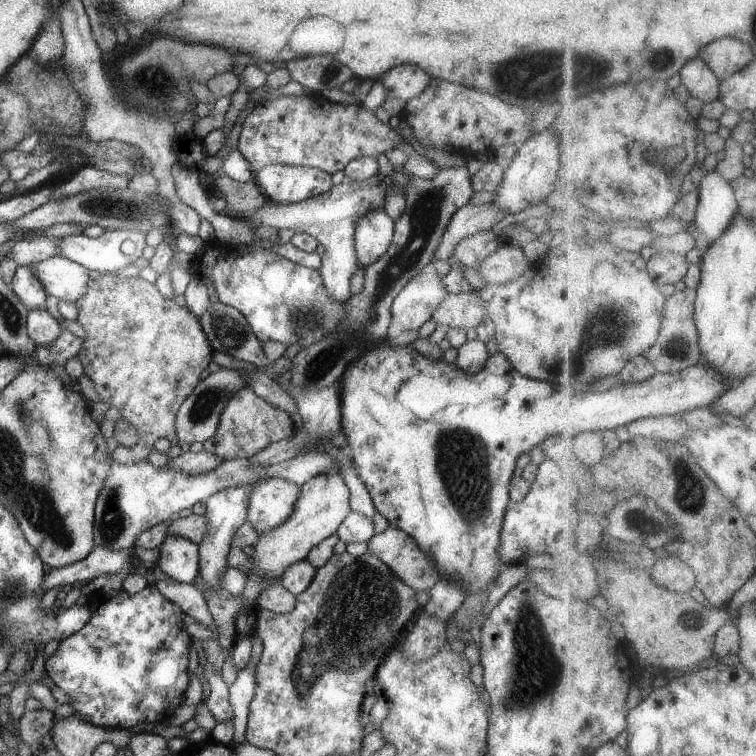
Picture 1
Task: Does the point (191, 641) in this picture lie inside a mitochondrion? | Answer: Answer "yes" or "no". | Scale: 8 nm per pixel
no

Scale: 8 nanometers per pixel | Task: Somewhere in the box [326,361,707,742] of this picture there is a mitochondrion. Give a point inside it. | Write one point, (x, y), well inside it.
(534, 672)

